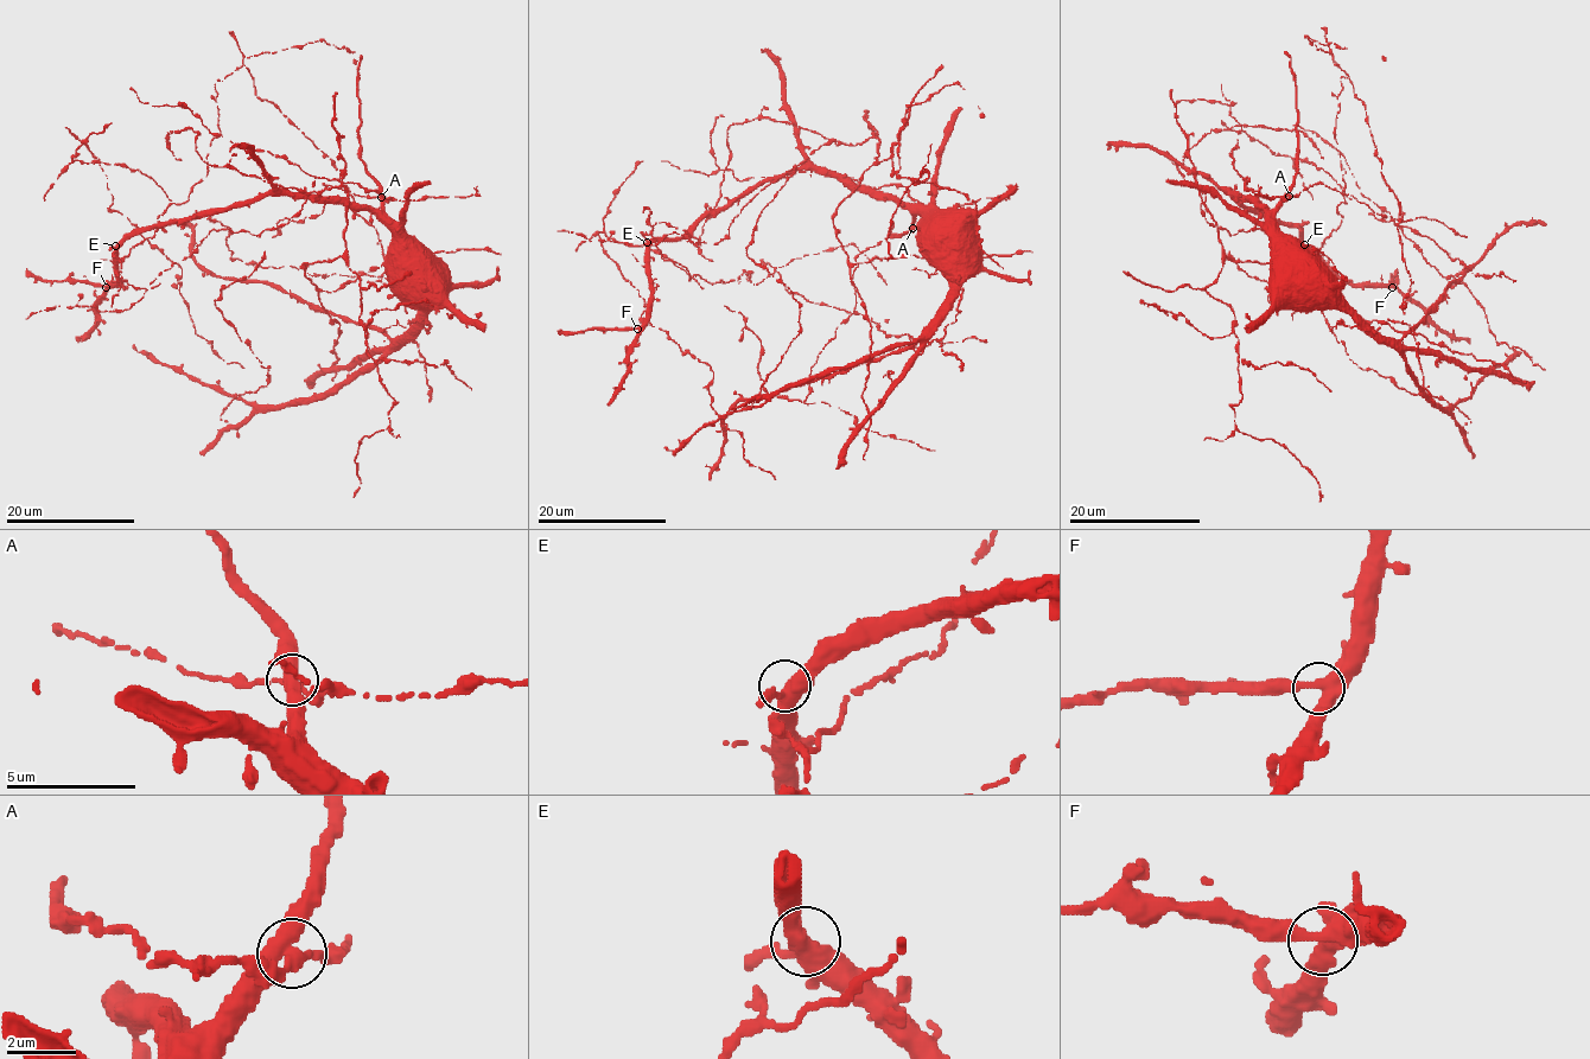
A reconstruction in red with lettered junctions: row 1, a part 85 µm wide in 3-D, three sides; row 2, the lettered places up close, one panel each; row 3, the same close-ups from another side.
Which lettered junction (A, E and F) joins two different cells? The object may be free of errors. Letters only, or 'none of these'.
none of these

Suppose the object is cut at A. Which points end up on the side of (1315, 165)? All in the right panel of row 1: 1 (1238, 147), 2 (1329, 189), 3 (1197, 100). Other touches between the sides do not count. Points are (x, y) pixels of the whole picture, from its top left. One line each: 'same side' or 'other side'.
1: other side
2: other side
3: other side

